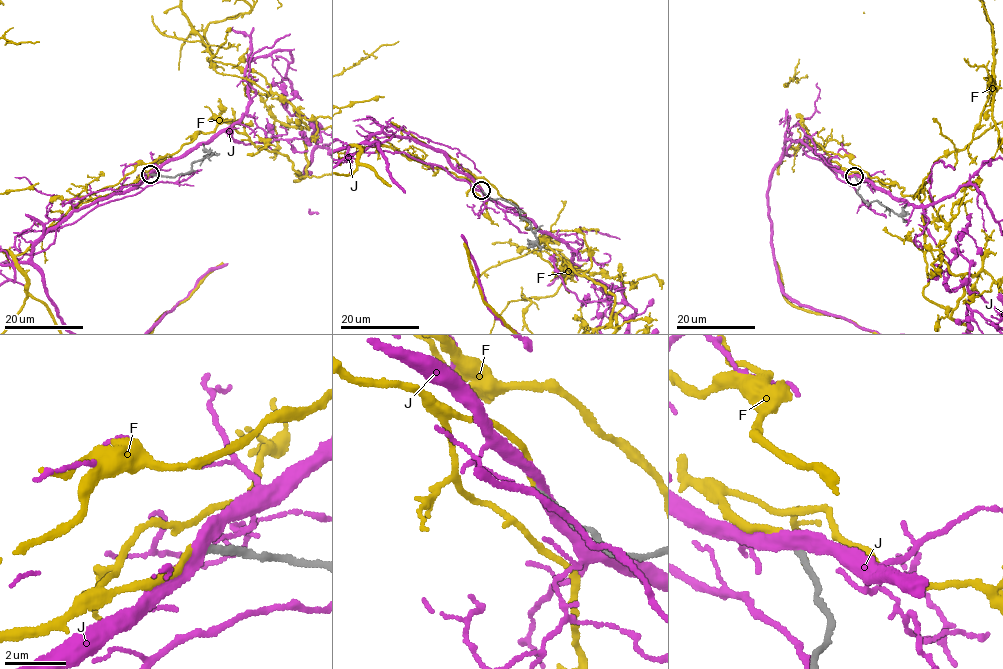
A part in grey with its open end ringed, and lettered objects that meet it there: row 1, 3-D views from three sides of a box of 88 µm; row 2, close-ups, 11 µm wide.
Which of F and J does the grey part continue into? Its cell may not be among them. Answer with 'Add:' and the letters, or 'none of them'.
Add: F

